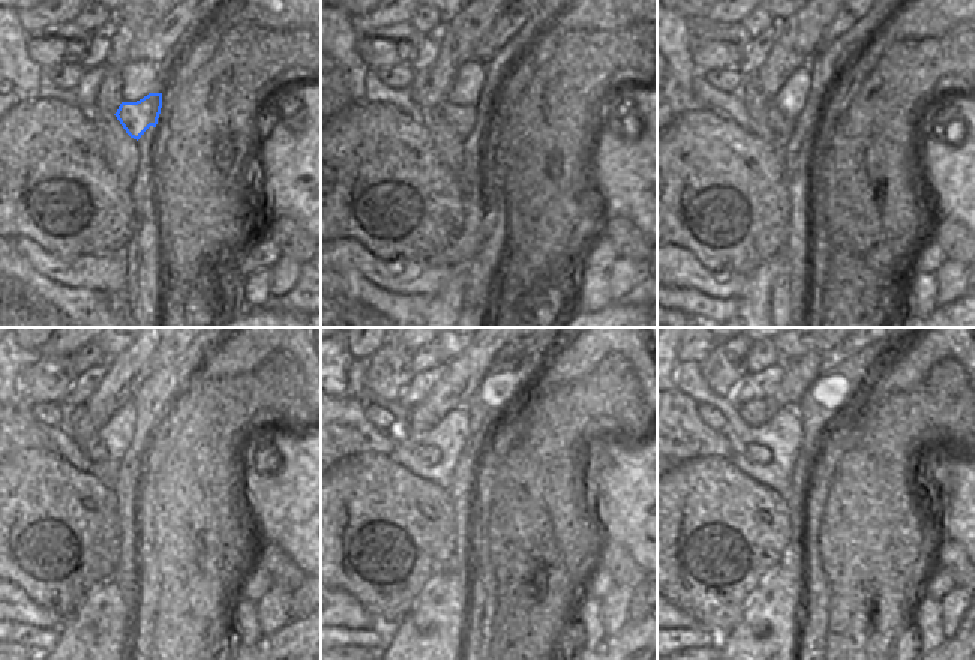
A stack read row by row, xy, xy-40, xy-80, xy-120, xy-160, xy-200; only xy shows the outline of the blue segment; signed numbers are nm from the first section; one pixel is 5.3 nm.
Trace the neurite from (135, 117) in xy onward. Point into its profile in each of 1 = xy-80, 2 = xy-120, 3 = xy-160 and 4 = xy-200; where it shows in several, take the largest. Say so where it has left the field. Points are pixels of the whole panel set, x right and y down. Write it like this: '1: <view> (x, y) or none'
1: xy-80 (776, 120)
2: xy-120 (95, 450)
3: xy-160 (429, 455)
4: xy-200 (756, 453)

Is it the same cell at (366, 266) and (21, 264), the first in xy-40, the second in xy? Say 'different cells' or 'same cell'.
different cells

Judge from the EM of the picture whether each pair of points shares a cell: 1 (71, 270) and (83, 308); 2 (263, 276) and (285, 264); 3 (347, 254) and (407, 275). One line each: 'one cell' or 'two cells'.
1: two cells
2: two cells
3: one cell

